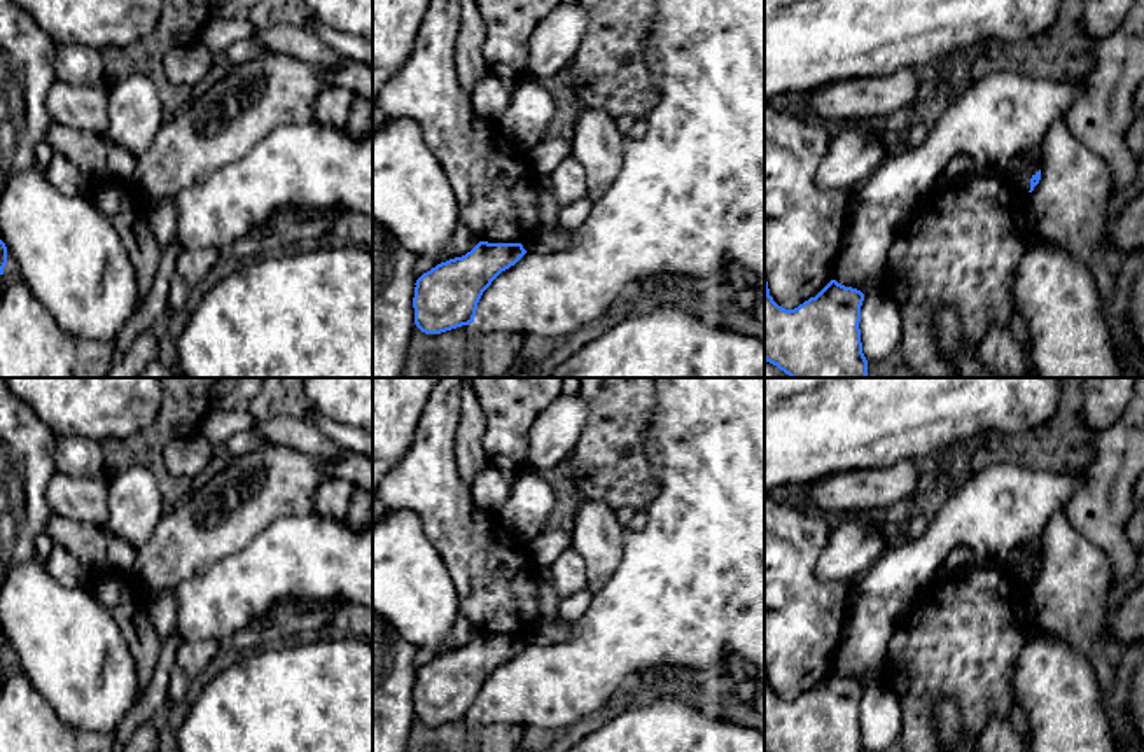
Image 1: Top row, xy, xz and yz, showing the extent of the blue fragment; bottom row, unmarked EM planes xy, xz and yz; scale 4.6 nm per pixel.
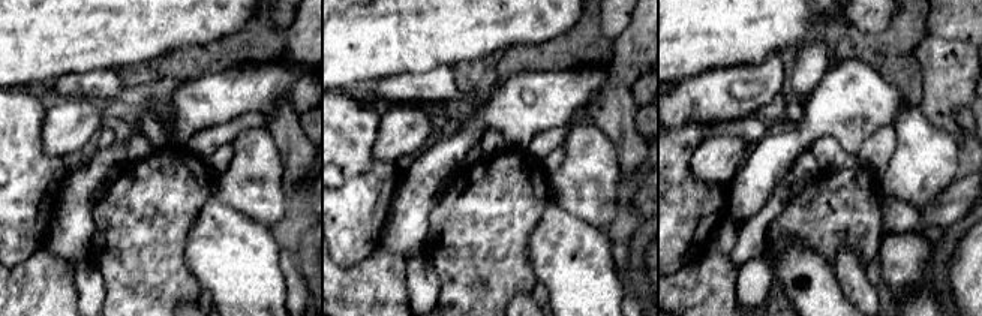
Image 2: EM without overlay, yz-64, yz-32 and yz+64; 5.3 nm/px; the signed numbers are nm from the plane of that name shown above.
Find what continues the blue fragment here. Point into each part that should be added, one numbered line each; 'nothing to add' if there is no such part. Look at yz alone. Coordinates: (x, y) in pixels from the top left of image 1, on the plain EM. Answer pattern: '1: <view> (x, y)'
nothing to add

